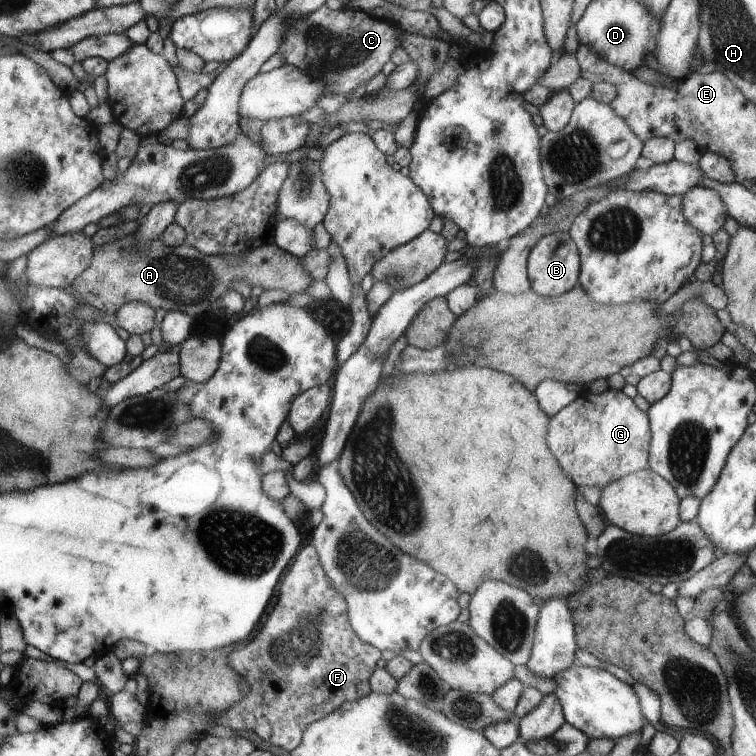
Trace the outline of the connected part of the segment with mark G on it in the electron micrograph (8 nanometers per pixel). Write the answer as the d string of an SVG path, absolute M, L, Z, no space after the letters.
M608 388L600 394L583 391L578 398L550 417L548 444L578 490L589 486L603 489L628 474L648 469L653 438L648 413L636 408L632 398Z

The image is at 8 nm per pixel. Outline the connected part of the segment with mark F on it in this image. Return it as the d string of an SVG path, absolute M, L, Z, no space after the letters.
M308 541L281 578L274 604L254 634L254 640L234 646L230 654L230 666L250 682L250 694L225 713L214 714L214 722L232 730L251 730L268 744L294 750L304 740L305 730L313 722L328 717L345 702L357 701L372 692L370 679L372 672L376 672L380 656L380 650L353 629L345 596L325 573L316 547Z

